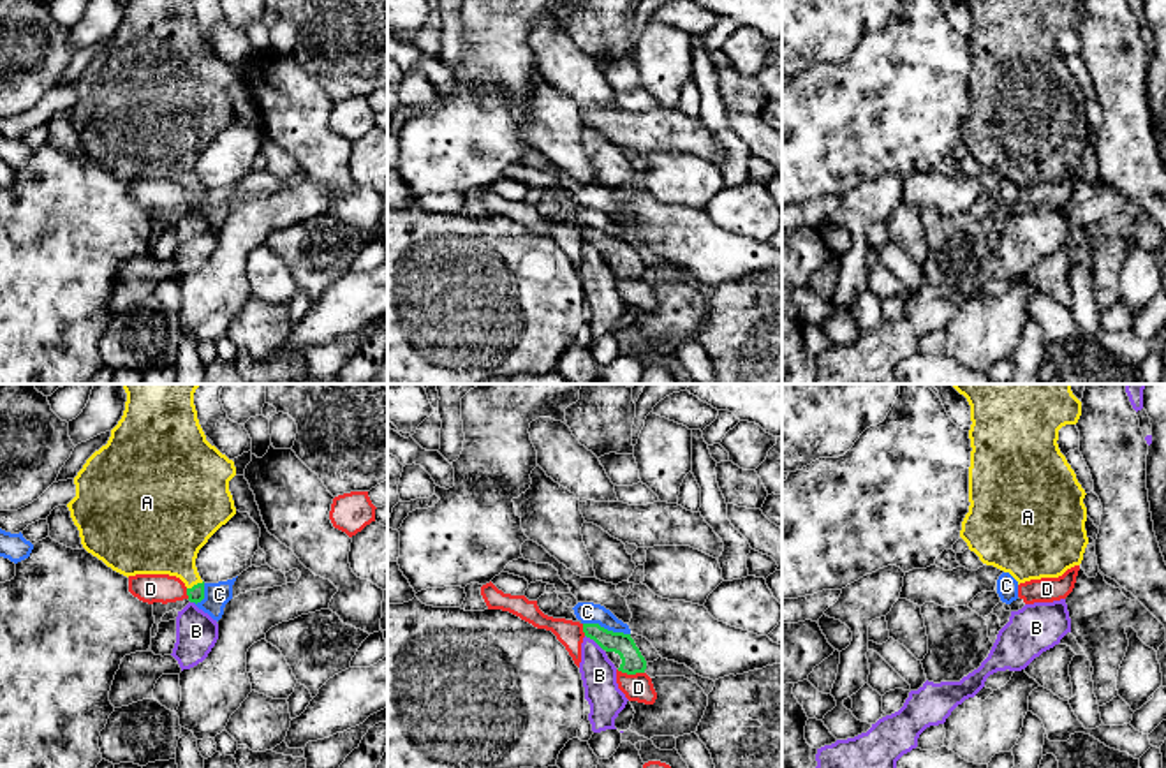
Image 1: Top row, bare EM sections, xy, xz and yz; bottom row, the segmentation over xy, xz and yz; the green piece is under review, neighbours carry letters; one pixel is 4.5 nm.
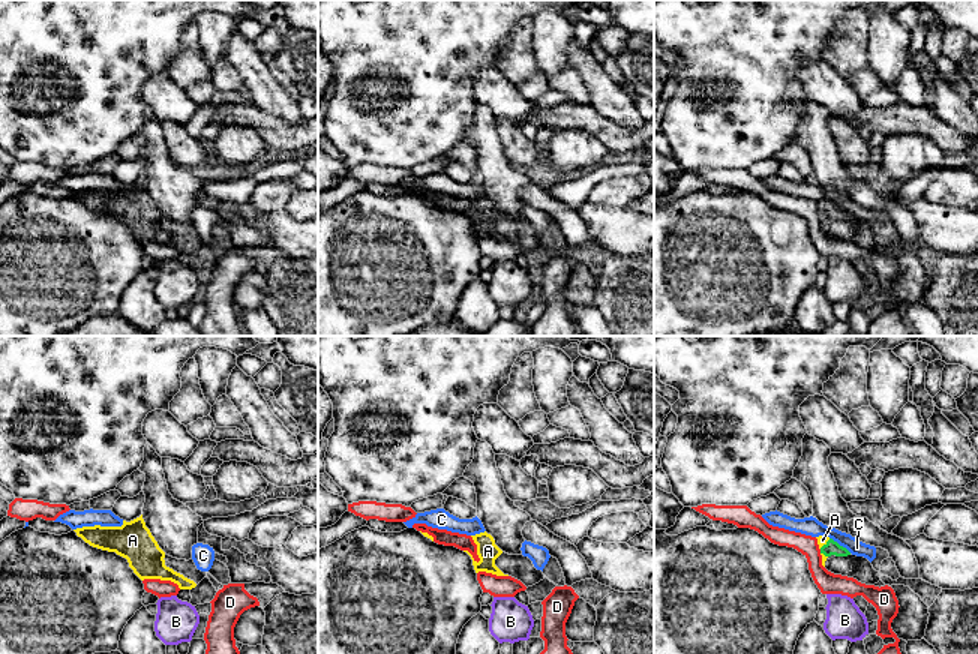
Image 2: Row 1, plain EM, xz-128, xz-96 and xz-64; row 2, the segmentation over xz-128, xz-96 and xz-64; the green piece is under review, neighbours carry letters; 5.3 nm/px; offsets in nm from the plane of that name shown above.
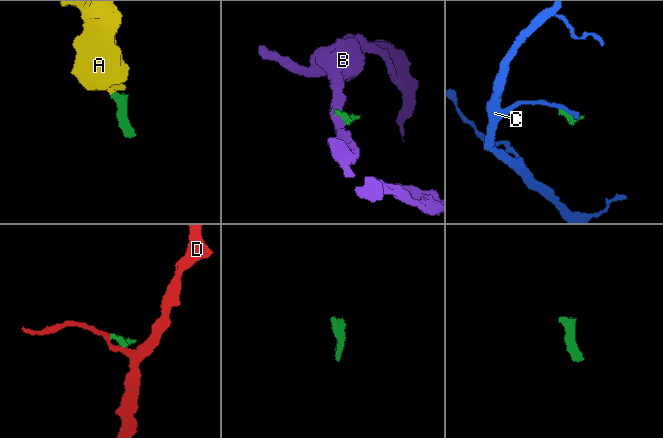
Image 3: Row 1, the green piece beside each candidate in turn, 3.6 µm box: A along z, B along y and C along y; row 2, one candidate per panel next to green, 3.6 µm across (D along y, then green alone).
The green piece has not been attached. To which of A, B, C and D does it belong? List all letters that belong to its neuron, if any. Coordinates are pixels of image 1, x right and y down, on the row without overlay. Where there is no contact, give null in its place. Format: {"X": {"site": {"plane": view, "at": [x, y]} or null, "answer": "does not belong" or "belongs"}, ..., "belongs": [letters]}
{"A": {"site": {"plane": "xy", "at": [194, 191]}, "answer": "belongs"}, "B": {"site": {"plane": "xz", "at": [594, 245]}, "answer": "does not belong"}, "C": {"site": {"plane": "xz", "at": [606, 235]}, "answer": "does not belong"}, "D": {"site": {"plane": "xz", "at": [631, 279]}, "answer": "does not belong"}, "belongs": ["A"]}

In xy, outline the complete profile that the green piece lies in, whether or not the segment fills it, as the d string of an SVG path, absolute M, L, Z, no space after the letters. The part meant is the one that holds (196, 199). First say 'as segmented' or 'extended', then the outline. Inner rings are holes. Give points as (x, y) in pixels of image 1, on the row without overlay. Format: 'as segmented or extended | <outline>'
extended | M127 0L125 16L106 51L95 56L74 83L76 102L67 109L83 153L123 181L169 180L187 192L190 208L204 204L196 164L208 144L234 120L229 86L234 67L206 46L194 0Z

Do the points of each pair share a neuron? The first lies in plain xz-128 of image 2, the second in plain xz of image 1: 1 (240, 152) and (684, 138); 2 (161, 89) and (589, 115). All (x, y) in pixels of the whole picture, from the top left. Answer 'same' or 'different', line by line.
1: different
2: different

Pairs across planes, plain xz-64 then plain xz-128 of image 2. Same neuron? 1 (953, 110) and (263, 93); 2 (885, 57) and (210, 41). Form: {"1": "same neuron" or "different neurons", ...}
{"1": "same neuron", "2": "same neuron"}

